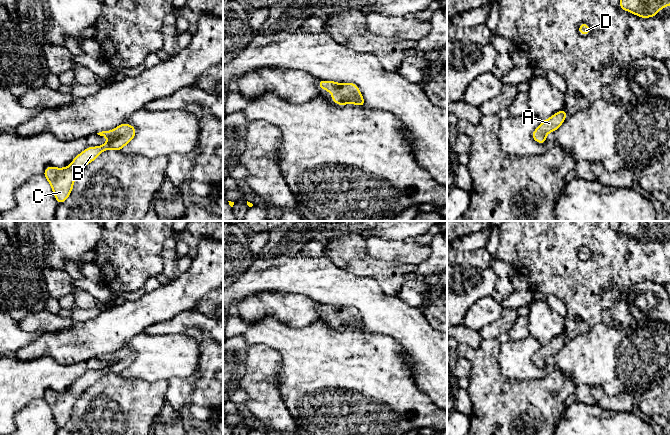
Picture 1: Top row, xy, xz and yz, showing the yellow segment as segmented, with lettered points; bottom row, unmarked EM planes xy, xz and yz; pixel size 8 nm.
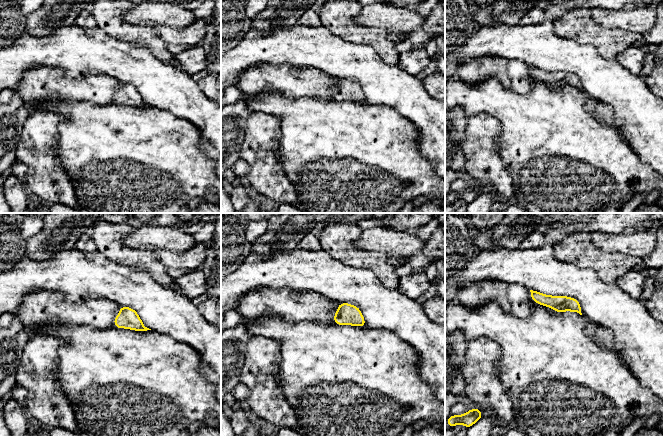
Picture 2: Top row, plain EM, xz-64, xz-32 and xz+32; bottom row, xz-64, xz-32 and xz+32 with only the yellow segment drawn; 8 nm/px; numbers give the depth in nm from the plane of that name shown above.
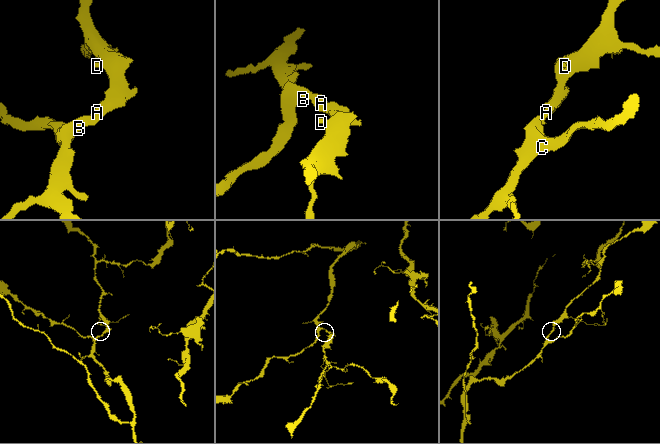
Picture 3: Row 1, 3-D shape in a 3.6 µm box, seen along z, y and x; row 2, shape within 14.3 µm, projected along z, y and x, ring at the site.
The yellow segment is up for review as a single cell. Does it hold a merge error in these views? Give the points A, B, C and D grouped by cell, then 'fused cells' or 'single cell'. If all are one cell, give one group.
A B C D | single cell

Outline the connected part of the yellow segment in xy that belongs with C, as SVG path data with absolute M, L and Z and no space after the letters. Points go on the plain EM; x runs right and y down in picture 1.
M122 347L111 355L102 355L97 358L108 362L109 365L101 370L87 371L65 392L48 390L45 393L43 399L50 407L53 418L59 428L65 426L69 421L76 401L88 387L94 385L107 373L121 375L134 362L136 354L134 350Z

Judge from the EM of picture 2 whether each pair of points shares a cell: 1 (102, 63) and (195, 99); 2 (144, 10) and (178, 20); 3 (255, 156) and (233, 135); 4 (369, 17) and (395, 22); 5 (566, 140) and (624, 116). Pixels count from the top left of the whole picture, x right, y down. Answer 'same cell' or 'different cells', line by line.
1: same cell
2: same cell
3: different cells
4: same cell
5: different cells

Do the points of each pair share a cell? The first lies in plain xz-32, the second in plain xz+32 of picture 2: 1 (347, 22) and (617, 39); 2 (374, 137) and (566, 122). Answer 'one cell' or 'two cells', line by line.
1: one cell
2: one cell

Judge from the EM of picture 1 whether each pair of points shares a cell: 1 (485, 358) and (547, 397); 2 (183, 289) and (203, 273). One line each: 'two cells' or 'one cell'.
1: one cell
2: one cell

